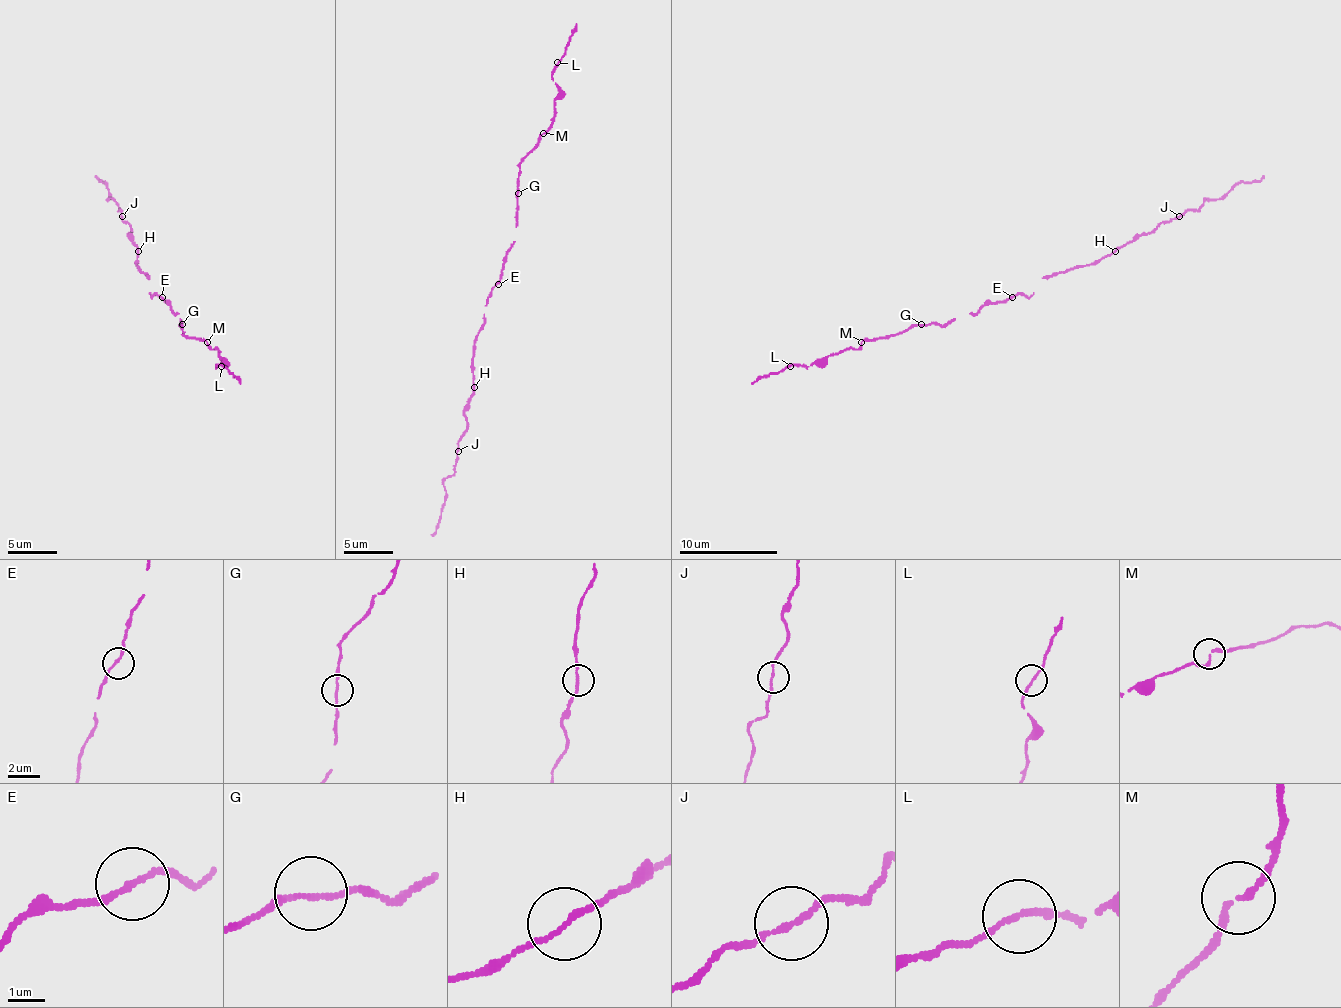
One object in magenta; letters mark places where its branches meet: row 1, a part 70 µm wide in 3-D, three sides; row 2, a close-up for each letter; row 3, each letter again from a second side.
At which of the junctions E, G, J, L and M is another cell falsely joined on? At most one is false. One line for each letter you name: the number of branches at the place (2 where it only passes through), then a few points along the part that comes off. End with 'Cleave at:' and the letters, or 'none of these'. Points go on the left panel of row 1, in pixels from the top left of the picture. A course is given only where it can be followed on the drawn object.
Cleave at: none of these

